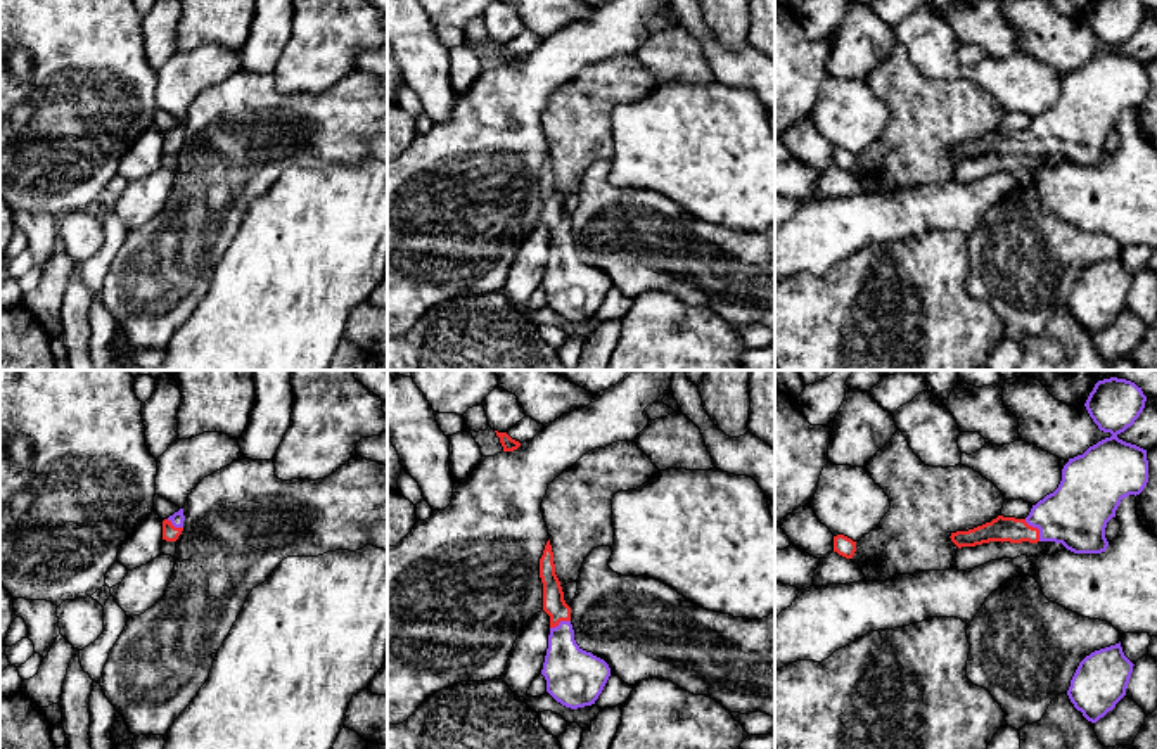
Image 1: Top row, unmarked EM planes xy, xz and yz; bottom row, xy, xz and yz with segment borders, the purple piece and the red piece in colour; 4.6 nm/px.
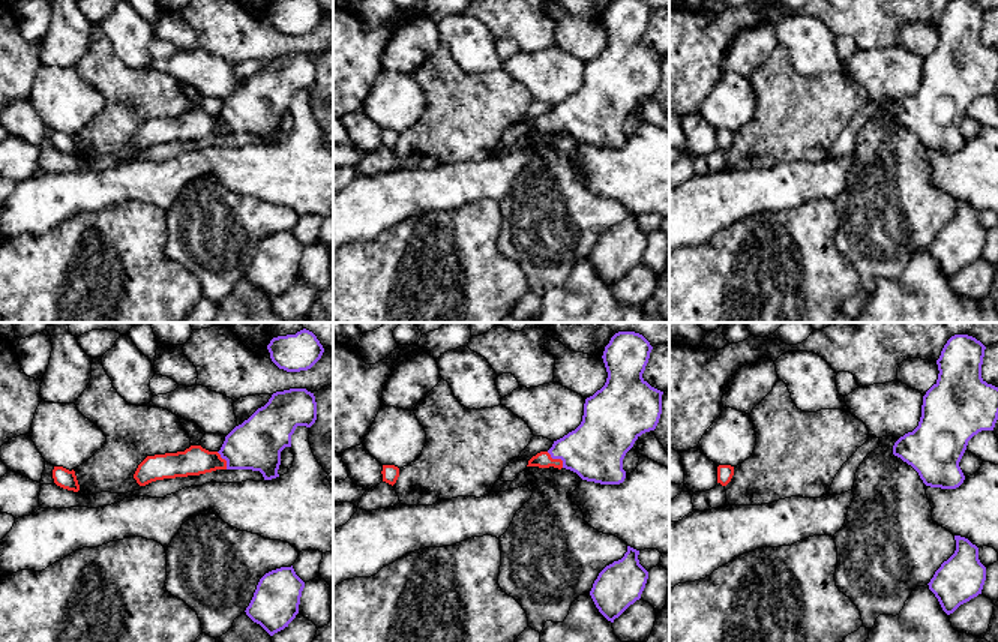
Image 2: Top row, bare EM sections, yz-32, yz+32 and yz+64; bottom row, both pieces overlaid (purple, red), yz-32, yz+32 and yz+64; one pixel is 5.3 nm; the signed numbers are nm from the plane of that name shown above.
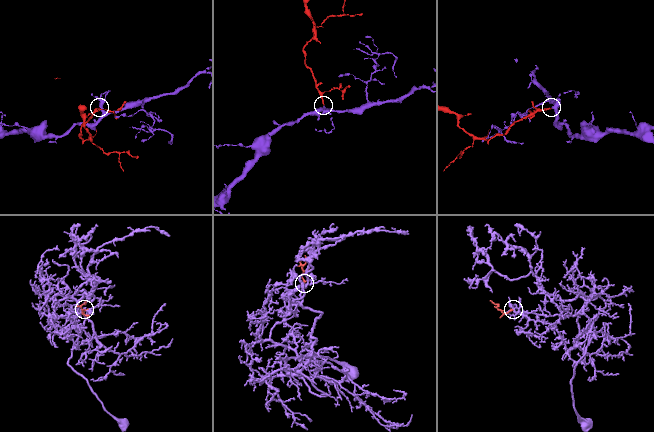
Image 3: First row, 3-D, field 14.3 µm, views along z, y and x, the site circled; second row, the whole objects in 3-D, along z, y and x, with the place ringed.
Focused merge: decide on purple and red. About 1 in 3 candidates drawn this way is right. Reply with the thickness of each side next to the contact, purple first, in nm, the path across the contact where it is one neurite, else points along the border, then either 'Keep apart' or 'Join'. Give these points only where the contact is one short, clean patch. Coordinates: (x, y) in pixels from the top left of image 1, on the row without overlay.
Thickness 300 nm (purple) against 120 nm. Path across: yz (1076, 127), (1054, 130), (1036, 139), (1012, 142). Join

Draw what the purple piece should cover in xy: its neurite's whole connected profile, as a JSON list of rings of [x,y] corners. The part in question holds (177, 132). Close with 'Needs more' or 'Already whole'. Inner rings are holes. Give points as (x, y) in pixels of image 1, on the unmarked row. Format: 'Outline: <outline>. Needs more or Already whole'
Outline: [[[183,121],[175,125],[168,131],[164,131],[163,133],[163,152],[176,154],[183,144],[183,133],[185,133]]]. Needs more

